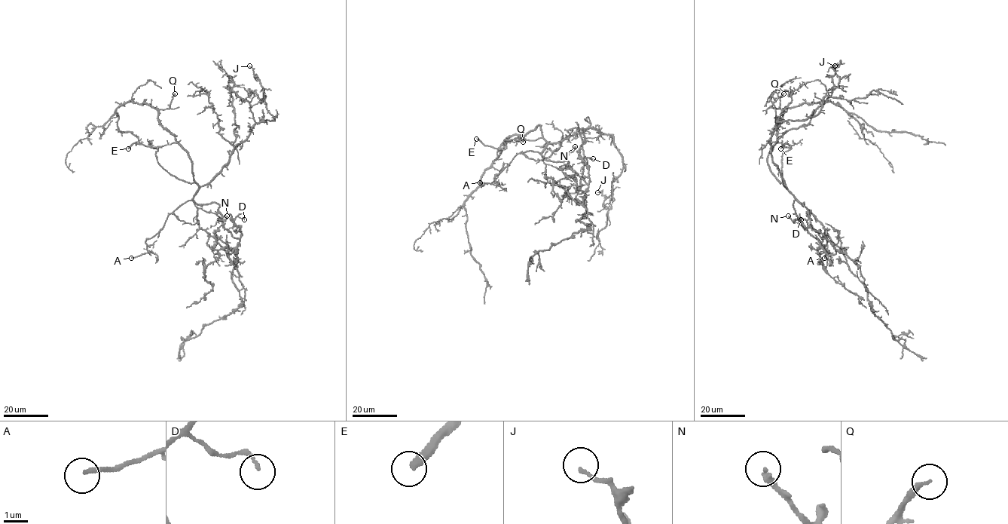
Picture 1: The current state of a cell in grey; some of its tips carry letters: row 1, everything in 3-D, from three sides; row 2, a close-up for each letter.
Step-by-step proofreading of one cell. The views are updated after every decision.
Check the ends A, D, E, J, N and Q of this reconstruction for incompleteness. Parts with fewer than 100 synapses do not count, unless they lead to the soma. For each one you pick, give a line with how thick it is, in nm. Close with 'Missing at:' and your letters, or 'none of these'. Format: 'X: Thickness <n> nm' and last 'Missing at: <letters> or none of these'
E: Thickness 300 nm
Missing at: E

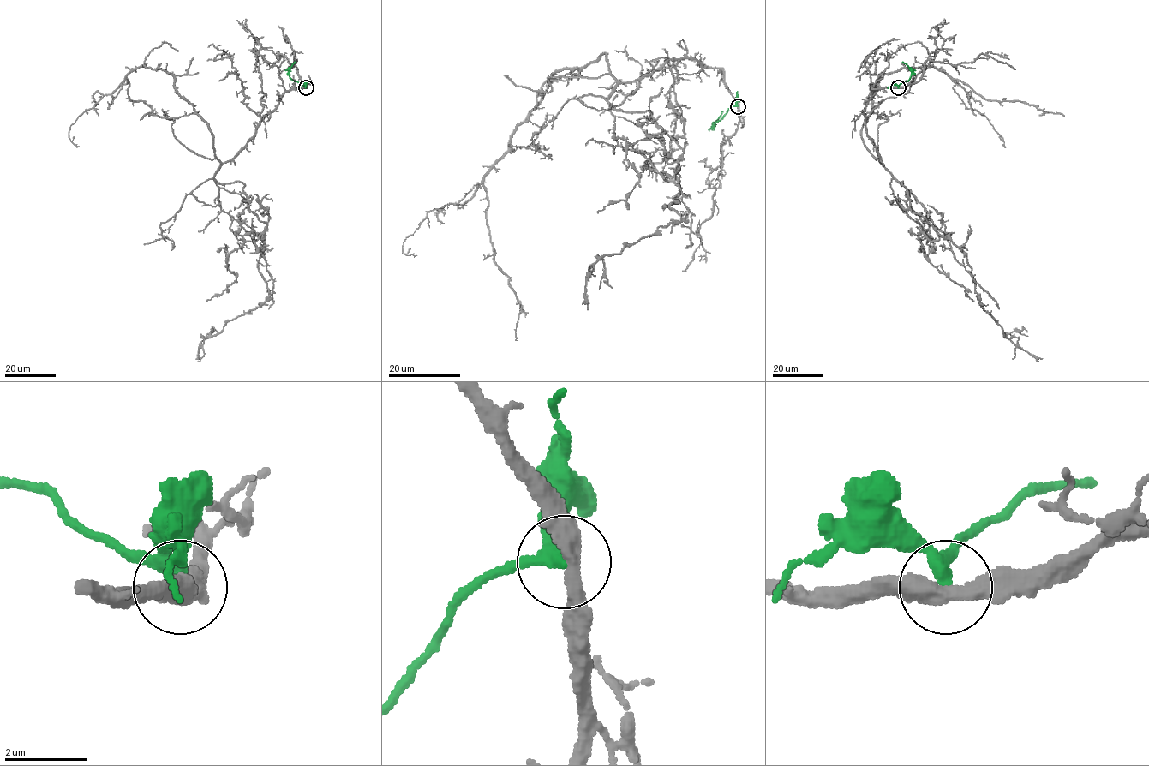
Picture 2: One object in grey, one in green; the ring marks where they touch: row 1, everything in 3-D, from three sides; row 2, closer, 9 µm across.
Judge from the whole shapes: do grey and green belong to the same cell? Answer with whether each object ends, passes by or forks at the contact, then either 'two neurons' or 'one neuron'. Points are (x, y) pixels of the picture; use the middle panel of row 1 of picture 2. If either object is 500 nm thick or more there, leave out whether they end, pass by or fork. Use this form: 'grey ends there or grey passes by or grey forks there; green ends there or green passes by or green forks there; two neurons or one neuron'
grey passes by; green passes by; two neurons

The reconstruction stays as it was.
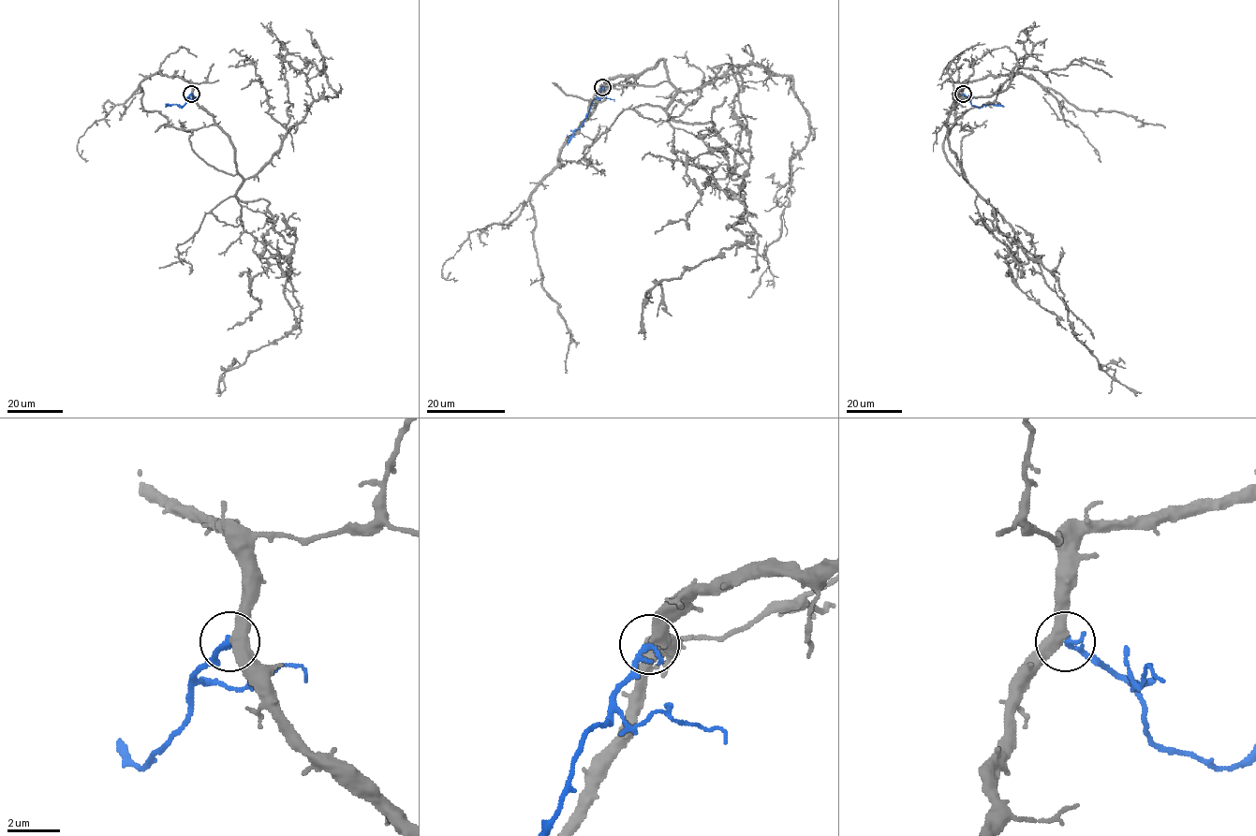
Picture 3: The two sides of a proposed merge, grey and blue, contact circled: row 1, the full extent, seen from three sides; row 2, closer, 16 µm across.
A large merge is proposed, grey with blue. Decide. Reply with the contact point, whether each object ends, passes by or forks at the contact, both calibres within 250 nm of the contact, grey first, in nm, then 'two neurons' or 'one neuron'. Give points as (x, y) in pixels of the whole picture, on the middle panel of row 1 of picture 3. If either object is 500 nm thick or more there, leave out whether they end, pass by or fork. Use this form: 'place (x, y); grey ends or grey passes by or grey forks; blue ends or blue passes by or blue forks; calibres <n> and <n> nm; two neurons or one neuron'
place (602, 87); grey passes by; blue ends; calibres 440 and 240 nm; one neuron

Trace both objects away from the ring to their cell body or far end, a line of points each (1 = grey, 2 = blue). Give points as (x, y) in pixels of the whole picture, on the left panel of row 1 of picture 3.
1: (190, 94), (234, 149), (237, 201), (264, 212), (294, 245), (284, 293), (295, 326), (225, 373), (220, 392)
2: (190, 94), (182, 107), (176, 104), (165, 107)

